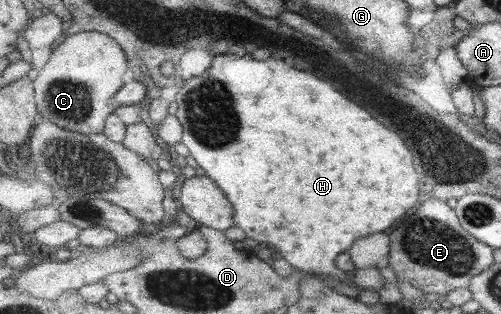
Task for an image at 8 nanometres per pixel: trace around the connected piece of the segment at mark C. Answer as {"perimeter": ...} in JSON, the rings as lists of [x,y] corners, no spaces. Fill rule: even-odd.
{"perimeter":[[[78,31],[66,38],[53,52],[50,60],[38,73],[34,81],[36,102],[41,120],[55,123],[65,130],[84,134],[98,134],[106,130],[107,119],[115,108],[110,108],[111,99],[123,88],[123,77],[129,71],[125,51],[109,35],[97,31]]]}

